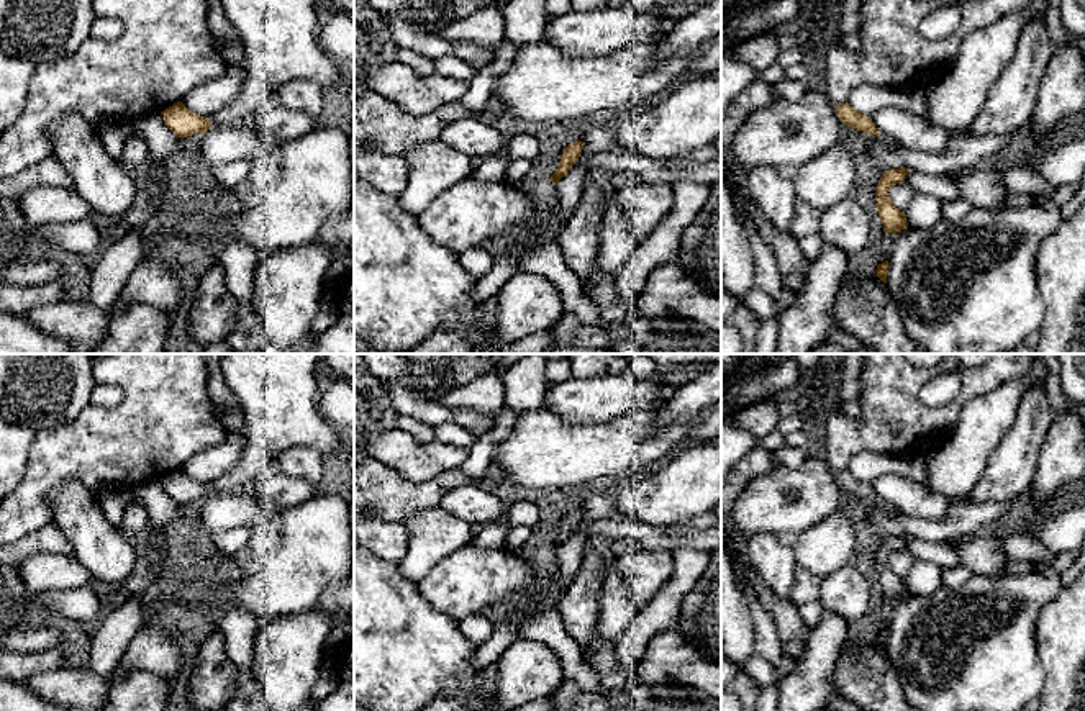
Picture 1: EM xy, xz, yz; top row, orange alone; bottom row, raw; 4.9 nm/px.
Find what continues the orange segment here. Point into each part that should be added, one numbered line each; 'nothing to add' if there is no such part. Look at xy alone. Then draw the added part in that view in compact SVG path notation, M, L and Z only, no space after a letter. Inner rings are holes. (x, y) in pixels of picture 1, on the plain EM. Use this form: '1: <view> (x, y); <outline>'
nothing to add

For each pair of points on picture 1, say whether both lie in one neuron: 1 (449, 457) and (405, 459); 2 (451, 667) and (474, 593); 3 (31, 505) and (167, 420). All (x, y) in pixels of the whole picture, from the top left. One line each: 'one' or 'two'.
1: one
2: two
3: one

